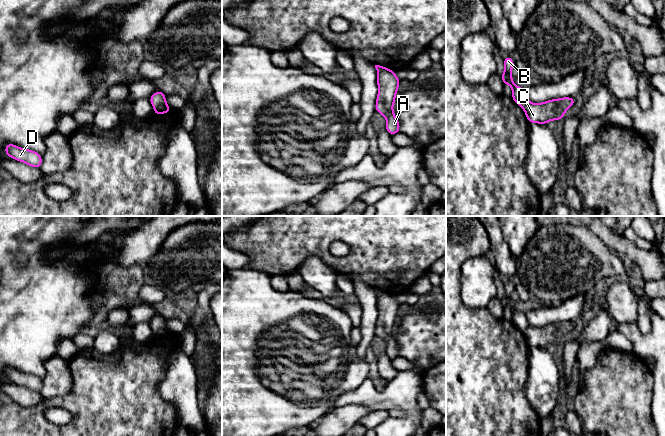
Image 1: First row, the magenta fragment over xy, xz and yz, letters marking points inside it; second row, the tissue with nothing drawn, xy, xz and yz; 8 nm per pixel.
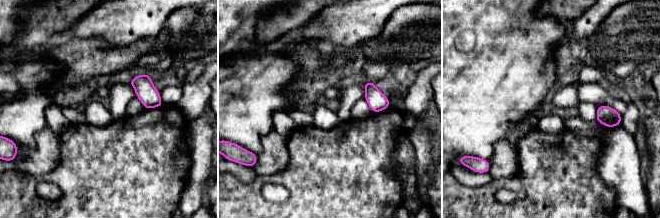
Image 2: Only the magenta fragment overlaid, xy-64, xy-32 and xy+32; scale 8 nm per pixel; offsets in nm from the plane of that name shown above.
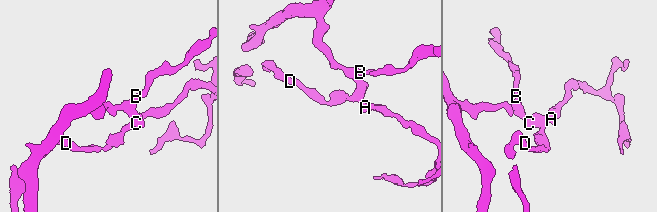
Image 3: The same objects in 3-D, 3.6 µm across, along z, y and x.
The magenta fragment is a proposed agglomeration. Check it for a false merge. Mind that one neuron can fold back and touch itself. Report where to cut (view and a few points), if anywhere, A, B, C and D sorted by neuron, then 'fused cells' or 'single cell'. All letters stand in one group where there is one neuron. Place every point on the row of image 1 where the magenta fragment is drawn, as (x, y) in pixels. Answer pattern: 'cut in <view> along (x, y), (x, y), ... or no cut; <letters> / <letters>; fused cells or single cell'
cut in xy along (166, 104), (154, 109); A C D / B; fused cells

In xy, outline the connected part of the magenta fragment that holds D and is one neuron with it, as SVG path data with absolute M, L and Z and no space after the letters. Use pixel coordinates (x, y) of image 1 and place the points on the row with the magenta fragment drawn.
M6 143L5 155L34 168L40 168L42 165L41 154L33 150L18 147L14 144Z

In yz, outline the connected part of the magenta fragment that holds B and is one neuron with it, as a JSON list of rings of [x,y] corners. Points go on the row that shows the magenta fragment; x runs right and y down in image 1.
[[[504,56],[504,73],[501,74],[501,79],[504,83],[504,85],[508,84],[512,89],[512,96],[514,102],[516,102],[523,110],[525,109],[525,106],[527,105],[528,98],[526,94],[526,90],[515,85],[513,82],[513,77],[511,75],[511,71],[513,67],[515,66],[515,62],[511,59],[509,56]]]

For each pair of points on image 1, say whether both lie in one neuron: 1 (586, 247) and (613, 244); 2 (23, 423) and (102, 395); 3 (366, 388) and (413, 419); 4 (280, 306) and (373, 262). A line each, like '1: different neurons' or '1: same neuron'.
1: different neurons
2: same neuron
3: same neuron
4: different neurons

